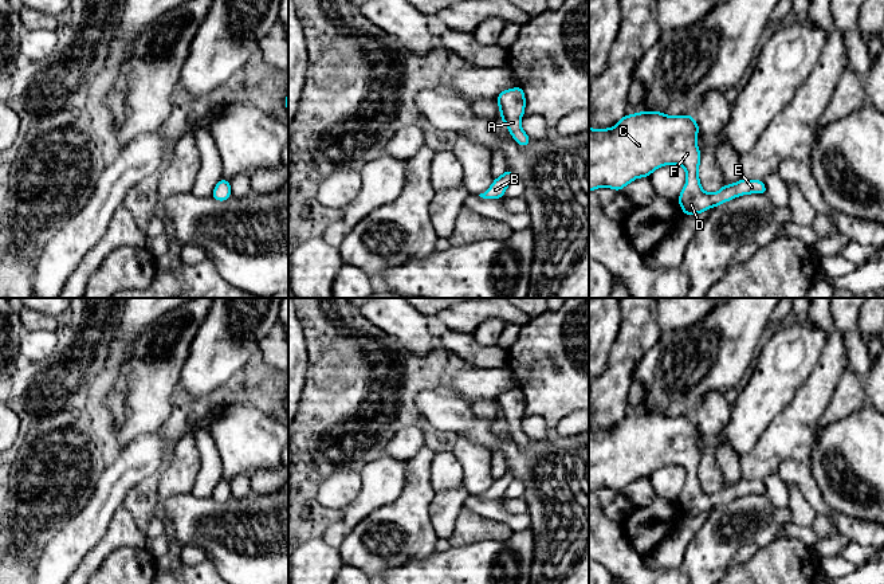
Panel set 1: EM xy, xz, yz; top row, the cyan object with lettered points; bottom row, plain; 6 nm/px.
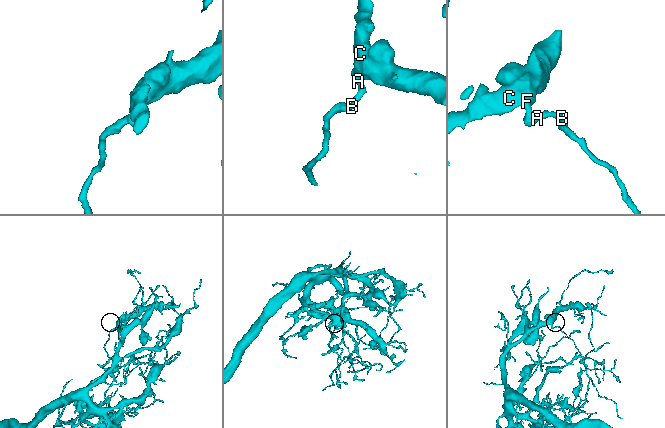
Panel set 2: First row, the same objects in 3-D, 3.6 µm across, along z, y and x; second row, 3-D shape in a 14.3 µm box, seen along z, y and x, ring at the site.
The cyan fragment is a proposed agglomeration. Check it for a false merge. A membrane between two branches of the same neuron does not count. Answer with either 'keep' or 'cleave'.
keep

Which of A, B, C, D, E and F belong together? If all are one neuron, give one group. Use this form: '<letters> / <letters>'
A B C D E F

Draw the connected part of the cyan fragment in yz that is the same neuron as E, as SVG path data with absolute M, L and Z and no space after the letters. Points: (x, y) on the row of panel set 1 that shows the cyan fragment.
M655 110L632 115L625 114L616 126L609 129L589 128L589 191L596 191L600 187L621 191L637 177L649 177L657 168L677 164L687 173L687 184L683 187L677 200L684 215L695 216L742 195L767 195L762 180L746 179L740 179L735 184L723 185L715 193L706 193L699 183L702 152L696 145L698 133L700 130L694 115L671 117Z

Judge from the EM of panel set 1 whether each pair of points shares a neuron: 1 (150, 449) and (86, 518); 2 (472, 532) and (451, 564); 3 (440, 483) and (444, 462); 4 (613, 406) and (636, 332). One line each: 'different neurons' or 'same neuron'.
1: same neuron
2: different neurons
3: same neuron
4: same neuron

